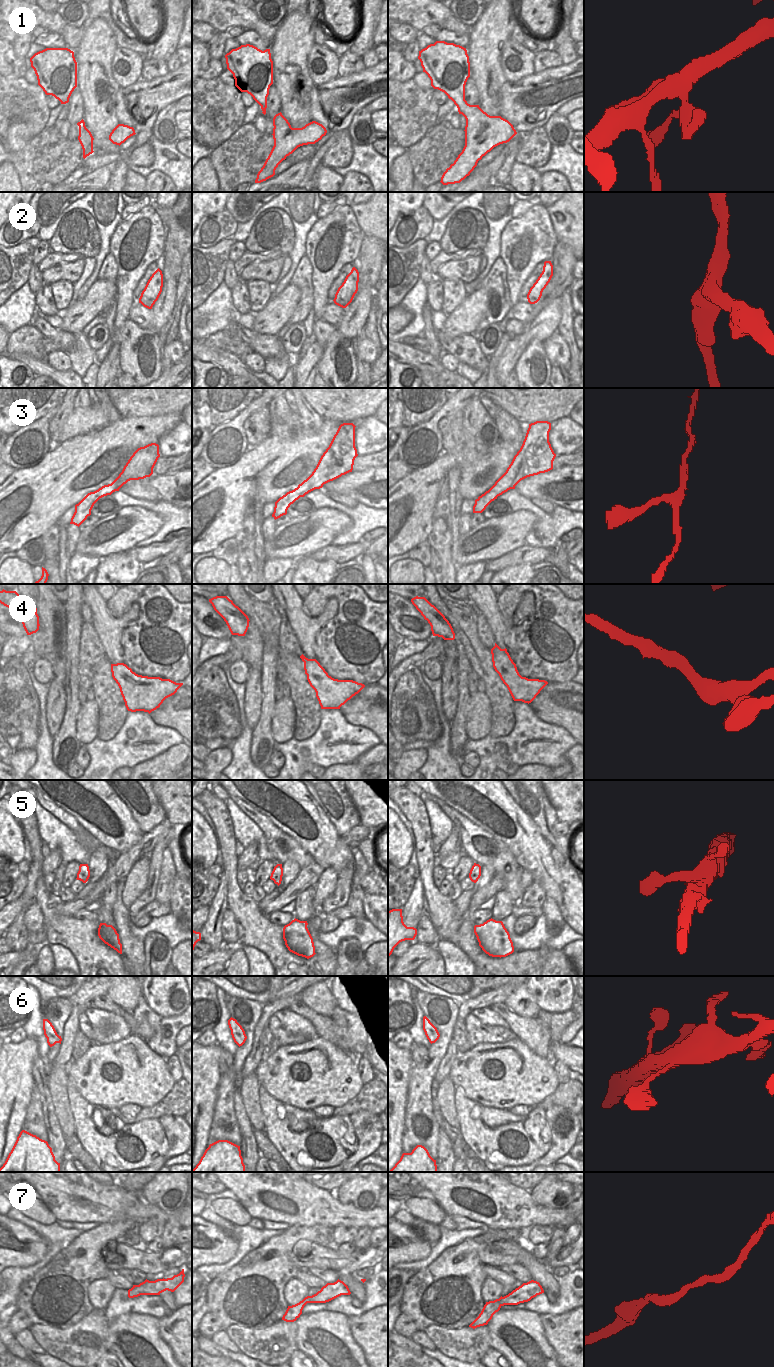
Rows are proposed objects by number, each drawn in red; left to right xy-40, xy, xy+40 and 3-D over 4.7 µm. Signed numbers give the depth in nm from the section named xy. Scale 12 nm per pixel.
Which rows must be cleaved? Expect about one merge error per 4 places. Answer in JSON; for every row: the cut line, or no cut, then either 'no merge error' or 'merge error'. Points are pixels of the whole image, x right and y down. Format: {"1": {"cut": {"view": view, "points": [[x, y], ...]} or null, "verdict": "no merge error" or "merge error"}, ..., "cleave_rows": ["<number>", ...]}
{"1": {"cut": null, "verdict": "no merge error"}, "2": {"cut": null, "verdict": "no merge error"}, "3": {"cut": null, "verdict": "no merge error"}, "4": {"cut": {"view": "xy+40", "points": [[516, 667], [499, 674]]}, "verdict": "merge error"}, "5": {"cut": null, "verdict": "no merge error"}, "6": {"cut": null, "verdict": "no merge error"}, "7": {"cut": null, "verdict": "no merge error"}, "cleave_rows": ["4"]}

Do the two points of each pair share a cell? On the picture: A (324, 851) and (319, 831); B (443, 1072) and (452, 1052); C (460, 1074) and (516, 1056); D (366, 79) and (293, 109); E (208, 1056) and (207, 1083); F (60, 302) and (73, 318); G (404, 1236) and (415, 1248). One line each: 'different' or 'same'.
A: same
B: same
C: same
D: different
E: same
F: different
G: same

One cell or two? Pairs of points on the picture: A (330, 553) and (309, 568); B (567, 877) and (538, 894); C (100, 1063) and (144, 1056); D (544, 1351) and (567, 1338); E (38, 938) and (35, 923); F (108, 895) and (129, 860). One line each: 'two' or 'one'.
A: two
B: two
C: one
D: two
E: two
F: one

